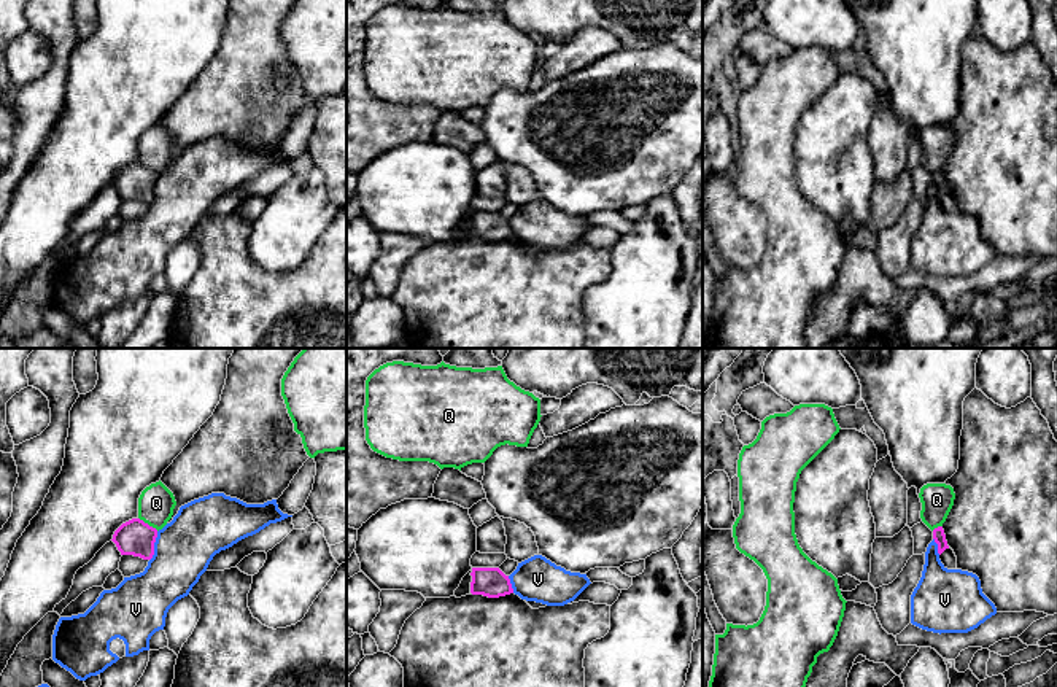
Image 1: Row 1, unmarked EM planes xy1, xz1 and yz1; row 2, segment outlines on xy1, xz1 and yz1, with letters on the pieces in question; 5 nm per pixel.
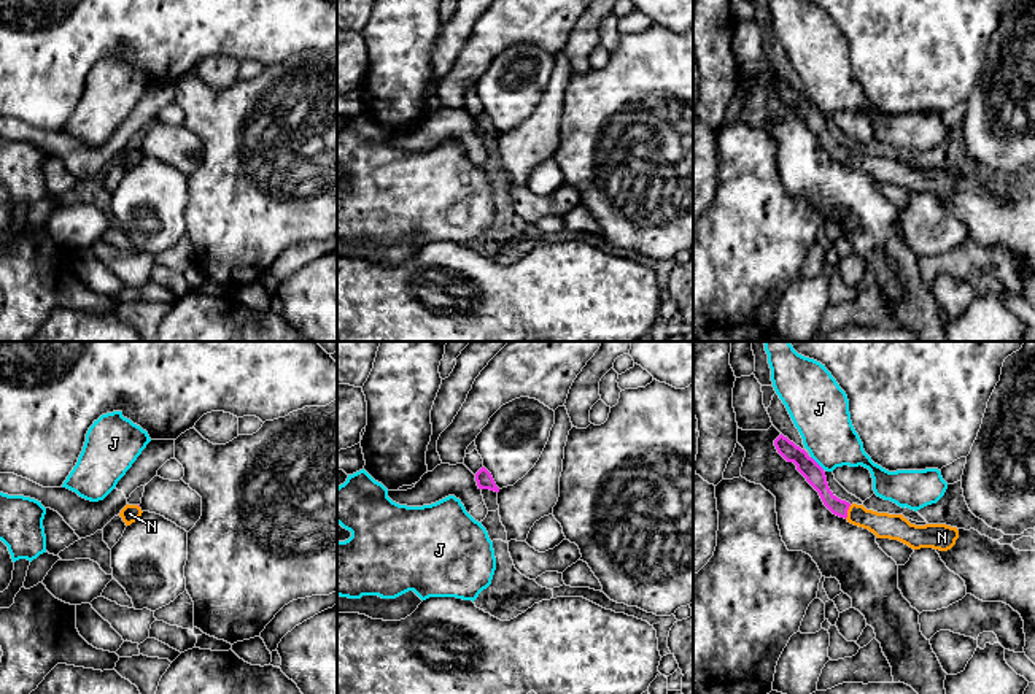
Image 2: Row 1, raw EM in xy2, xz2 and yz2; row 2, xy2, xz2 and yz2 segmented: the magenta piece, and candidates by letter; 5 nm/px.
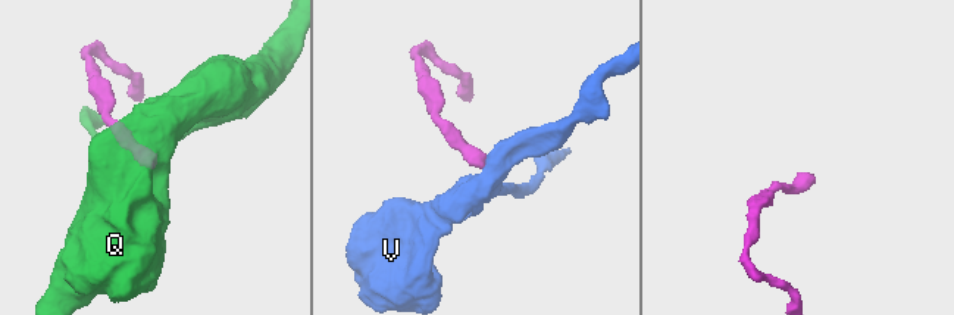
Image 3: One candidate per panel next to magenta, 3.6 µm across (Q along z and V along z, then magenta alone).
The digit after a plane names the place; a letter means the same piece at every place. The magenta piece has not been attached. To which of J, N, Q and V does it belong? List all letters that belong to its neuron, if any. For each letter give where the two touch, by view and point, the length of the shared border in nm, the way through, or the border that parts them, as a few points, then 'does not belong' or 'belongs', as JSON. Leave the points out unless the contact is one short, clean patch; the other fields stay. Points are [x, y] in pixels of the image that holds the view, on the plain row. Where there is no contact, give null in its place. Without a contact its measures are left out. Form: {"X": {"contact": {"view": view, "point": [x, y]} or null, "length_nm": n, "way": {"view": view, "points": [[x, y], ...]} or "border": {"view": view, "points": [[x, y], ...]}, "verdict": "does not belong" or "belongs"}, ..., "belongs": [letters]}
{"J": {"contact": {"view": "yz2", "point": [816, 107]}, "length_nm": 100, "border": {"view": "yz2", "points": [[811, 100], [824, 113]]}, "verdict": "does not belong"}, "N": {"contact": {"view": "yz2", "point": [846, 156]}, "length_nm": 80, "way": {"view": "yz2", "points": [[814, 118], [824, 137], [846, 156], [883, 169]]}, "verdict": "belongs"}, "Q": {"contact": {"view": "xy1", "point": [147, 167]}, "length_nm": 120, "border": {"view": "xy1", "points": [[139, 161], [158, 174]]}, "verdict": "does not belong"}, "V": {"contact": {"view": "xy1", "point": [153, 190]}, "length_nm": 160, "border": {"view": "xy1", "points": [[158, 175], [154, 197], [150, 204]]}, "verdict": "does not belong"}, "belongs": ["N"]}

